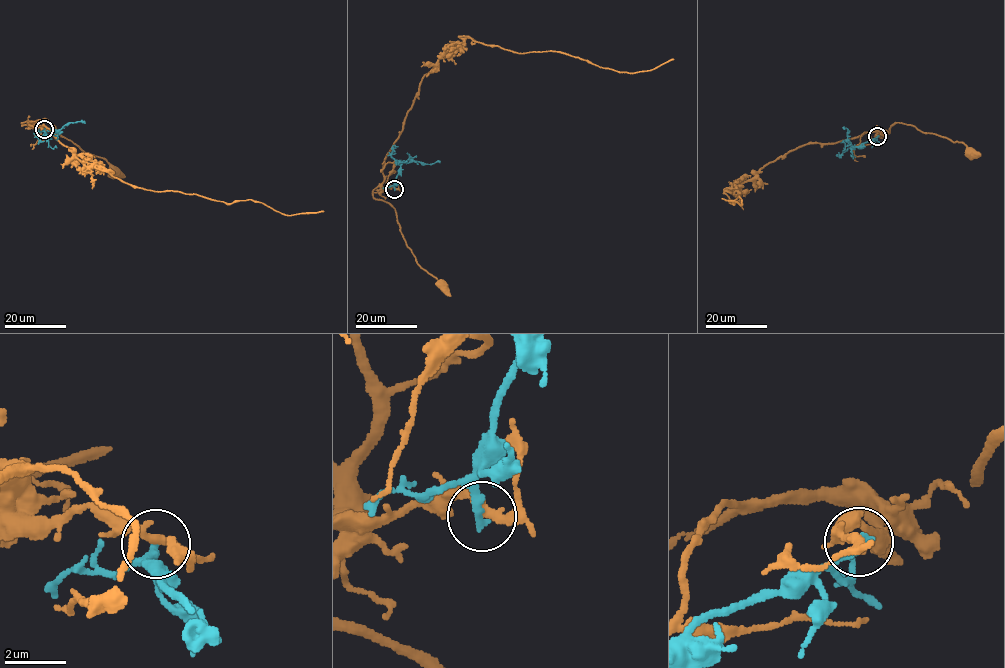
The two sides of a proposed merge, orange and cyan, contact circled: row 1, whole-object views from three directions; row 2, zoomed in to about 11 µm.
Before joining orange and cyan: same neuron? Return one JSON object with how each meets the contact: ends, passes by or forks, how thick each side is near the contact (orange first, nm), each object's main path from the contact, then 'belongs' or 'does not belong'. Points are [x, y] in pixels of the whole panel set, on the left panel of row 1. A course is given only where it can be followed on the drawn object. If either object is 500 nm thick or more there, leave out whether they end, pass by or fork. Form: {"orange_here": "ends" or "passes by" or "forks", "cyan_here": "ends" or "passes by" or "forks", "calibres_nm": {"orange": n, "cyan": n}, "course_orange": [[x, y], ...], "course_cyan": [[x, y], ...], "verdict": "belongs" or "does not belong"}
{"orange_here": "passes by", "cyan_here": "ends", "calibres_nm": {"orange": 280, "cyan": 320}, "course_orange": [[44, 129], [21, 123], [46, 119], [87, 154], [102, 157], [114, 171]], "course_cyan": [[44, 129], [50, 137], [71, 122], [85, 123]], "verdict": "does not belong"}

